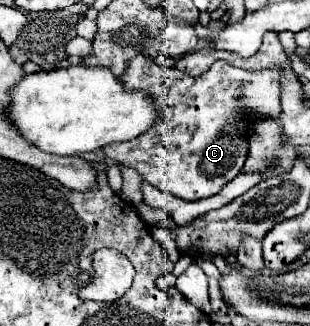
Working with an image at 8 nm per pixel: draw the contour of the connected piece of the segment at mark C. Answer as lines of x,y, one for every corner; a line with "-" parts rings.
137,56
127,66
123,82
129,90
141,88
155,96
161,118
147,134
103,148
105,156
135,168
143,180
183,200
213,196
241,172
247,158
247,144
245,136
233,130
235,112
243,108
261,116
275,116
281,110
279,70
247,72
225,60
213,62
201,76
191,76
177,68
163,68
145,56

